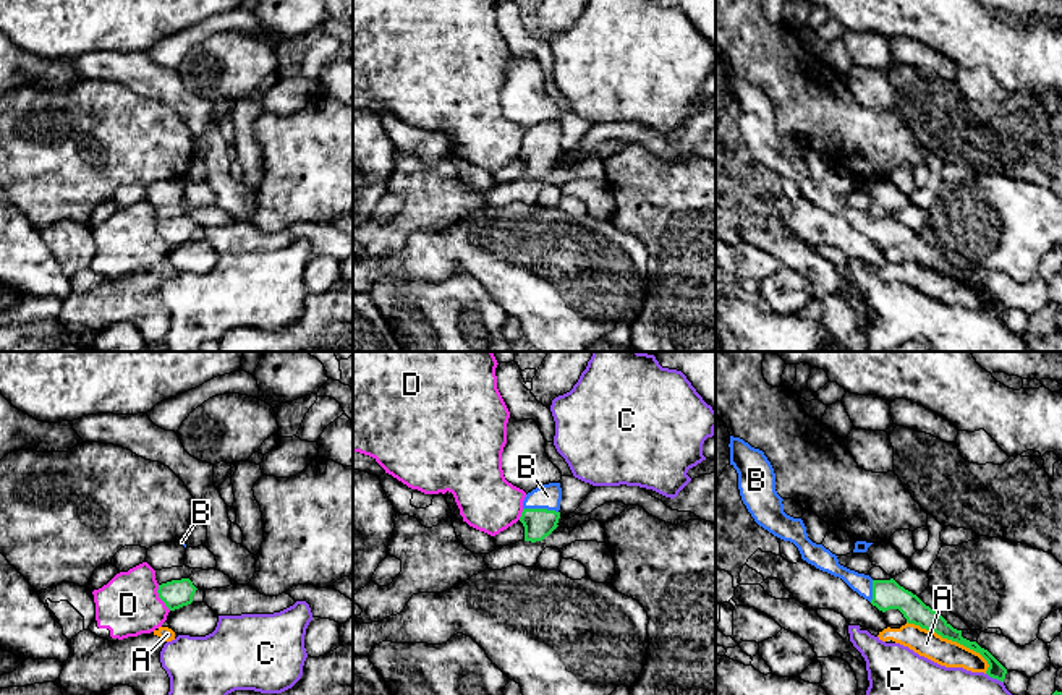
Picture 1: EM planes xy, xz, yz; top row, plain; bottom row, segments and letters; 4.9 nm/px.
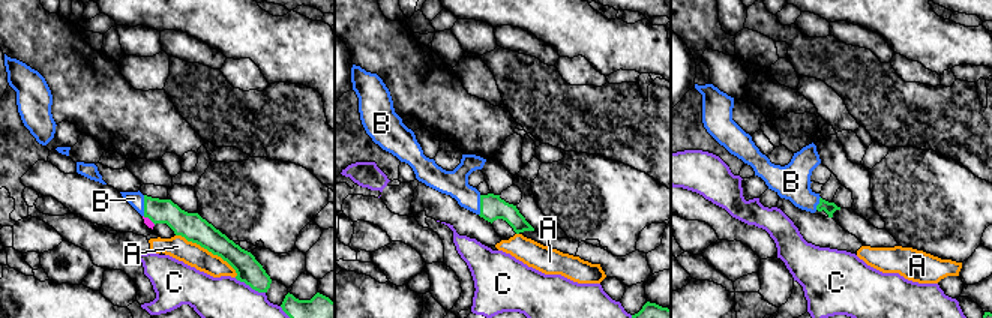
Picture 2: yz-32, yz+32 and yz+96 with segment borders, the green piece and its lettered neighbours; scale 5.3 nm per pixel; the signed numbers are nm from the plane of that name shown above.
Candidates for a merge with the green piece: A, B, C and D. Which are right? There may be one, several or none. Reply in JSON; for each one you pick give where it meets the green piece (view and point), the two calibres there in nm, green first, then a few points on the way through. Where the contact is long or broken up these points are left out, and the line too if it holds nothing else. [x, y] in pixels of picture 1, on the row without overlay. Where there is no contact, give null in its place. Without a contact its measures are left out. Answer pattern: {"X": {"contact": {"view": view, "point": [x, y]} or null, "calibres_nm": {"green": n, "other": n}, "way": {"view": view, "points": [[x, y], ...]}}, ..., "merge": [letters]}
{"B": {"contact": {"view": "xz", "point": [541, 146]}, "calibres_nm": {"green": 150, "other": 130}}, "merge": ["B"]}

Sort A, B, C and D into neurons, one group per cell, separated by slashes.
A / B / C / D

